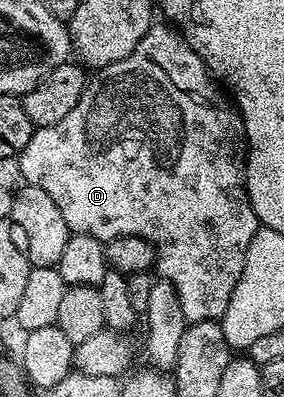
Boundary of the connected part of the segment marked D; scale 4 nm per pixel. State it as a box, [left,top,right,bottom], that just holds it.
[16,25,260,323]

